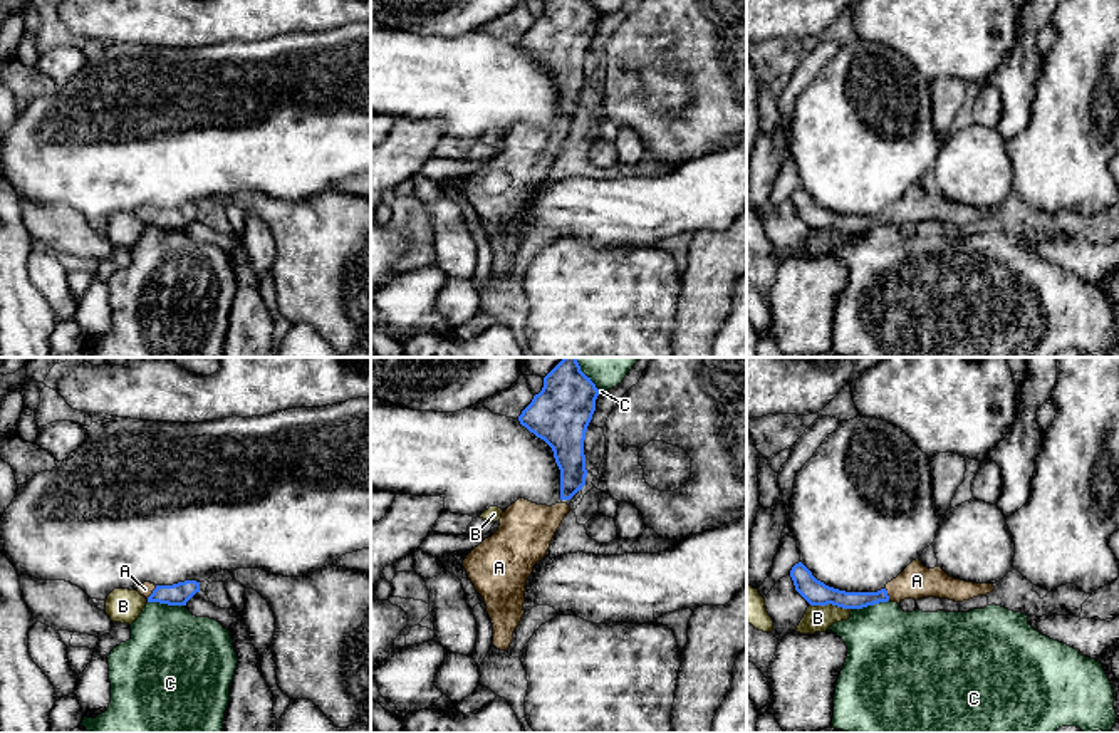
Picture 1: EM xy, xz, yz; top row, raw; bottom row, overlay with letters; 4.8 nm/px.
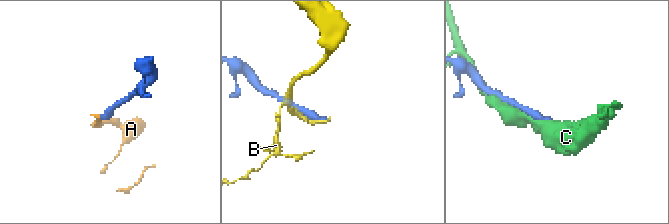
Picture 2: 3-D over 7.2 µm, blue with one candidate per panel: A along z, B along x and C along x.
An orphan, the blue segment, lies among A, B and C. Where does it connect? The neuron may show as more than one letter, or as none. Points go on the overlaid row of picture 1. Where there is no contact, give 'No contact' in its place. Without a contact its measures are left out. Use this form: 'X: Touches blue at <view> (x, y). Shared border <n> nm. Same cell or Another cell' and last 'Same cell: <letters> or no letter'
A: Touches blue at xy (153, 592). Shared border 80 nm. Same cell
B: Touches blue at yz (831, 603). Shared border 220 nm. Another cell
C: Touches blue at xy (166, 603). Shared border 180 nm. Another cell
Same cell: A

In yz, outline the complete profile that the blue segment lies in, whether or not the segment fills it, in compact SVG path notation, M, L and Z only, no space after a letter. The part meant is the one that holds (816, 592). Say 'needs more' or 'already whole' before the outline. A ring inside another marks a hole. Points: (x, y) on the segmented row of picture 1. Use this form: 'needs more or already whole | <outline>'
needs more | M919 559L913 560L896 579L877 592L846 592L817 580L802 564L790 570L795 590L810 606L837 606L842 609L862 609L879 602L901 602L904 599L939 597L955 602L970 600L993 592L993 584L975 584L950 577L939 565L928 569Z

